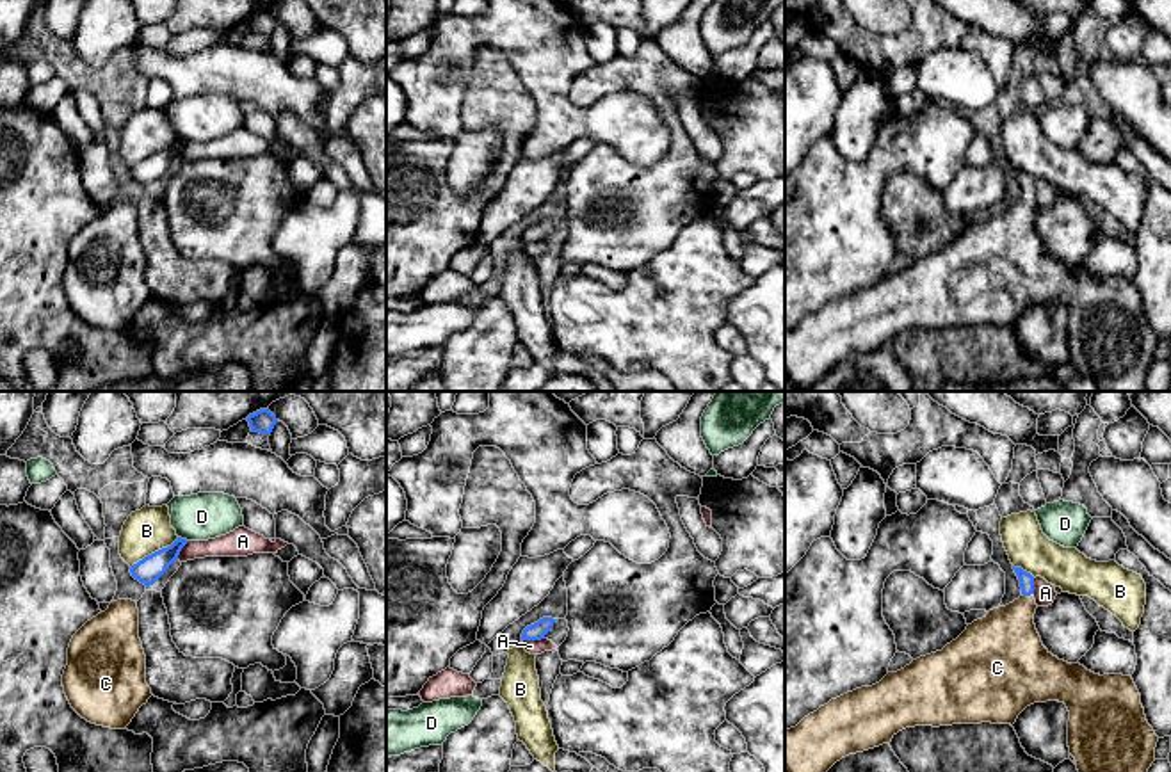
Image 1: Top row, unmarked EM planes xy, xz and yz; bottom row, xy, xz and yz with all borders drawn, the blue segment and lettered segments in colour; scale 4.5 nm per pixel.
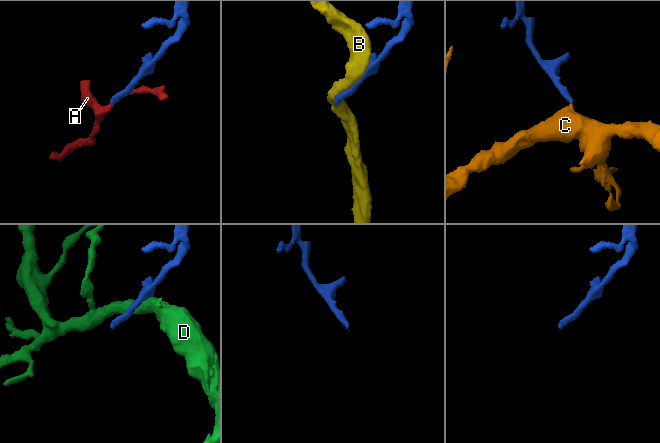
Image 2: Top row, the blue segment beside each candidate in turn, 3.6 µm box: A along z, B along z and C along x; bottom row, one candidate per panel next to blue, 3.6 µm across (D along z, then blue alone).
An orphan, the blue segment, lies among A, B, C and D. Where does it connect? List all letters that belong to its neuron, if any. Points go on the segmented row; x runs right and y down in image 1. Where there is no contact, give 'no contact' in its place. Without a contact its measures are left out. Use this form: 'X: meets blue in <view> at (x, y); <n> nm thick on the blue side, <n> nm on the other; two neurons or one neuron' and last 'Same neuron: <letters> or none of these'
A: meets blue in xz at (533, 639); 80 nm thick on the blue side, 60 nm on the other; two neurons
B: meets blue in xy at (155, 552); 120 nm thick on the blue side, 200 nm on the other; two neurons
C: meets blue in yz at (1027, 595); 70 nm thick on the blue side, 320 nm on the other; one neuron
D: meets blue in xy at (184, 539); 120 nm thick on the blue side, 220 nm on the other; two neurons
Same neuron: C

